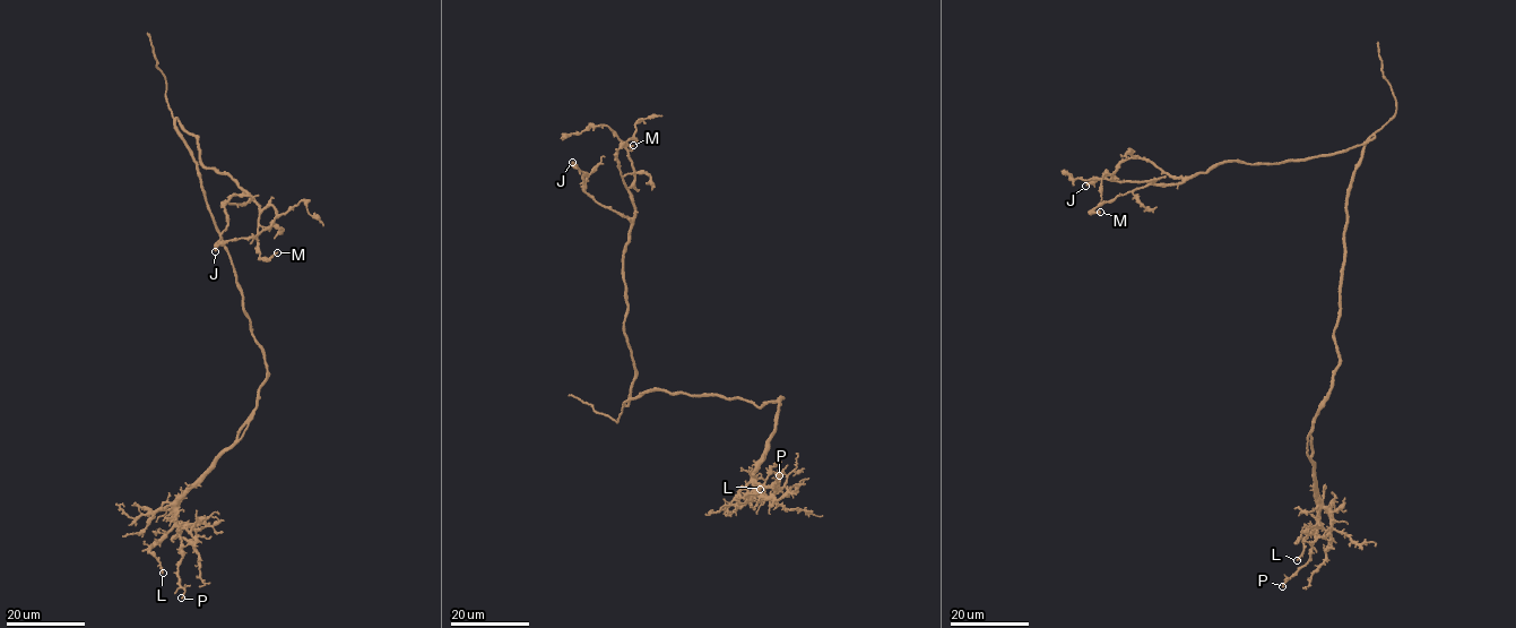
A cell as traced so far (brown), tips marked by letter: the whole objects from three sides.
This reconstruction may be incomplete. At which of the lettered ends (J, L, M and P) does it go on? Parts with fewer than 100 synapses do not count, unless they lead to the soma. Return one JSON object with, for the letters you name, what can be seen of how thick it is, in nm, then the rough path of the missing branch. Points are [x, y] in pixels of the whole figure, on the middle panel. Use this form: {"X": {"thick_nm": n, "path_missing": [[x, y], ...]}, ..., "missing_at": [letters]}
{"missing_at": []}

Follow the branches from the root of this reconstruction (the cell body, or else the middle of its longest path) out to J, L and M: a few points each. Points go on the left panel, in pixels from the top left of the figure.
J: (206, 198), (175, 119), (198, 139), (202, 165), (251, 197), (222, 203), (227, 222), (215, 251)
L: (206, 198), (267, 375), (257, 406), (233, 447), (179, 499), (175, 524), (150, 548), (163, 573)
M: (206, 198), (175, 119), (198, 139), (202, 165), (225, 173), (260, 207), (260, 257), (277, 252)

